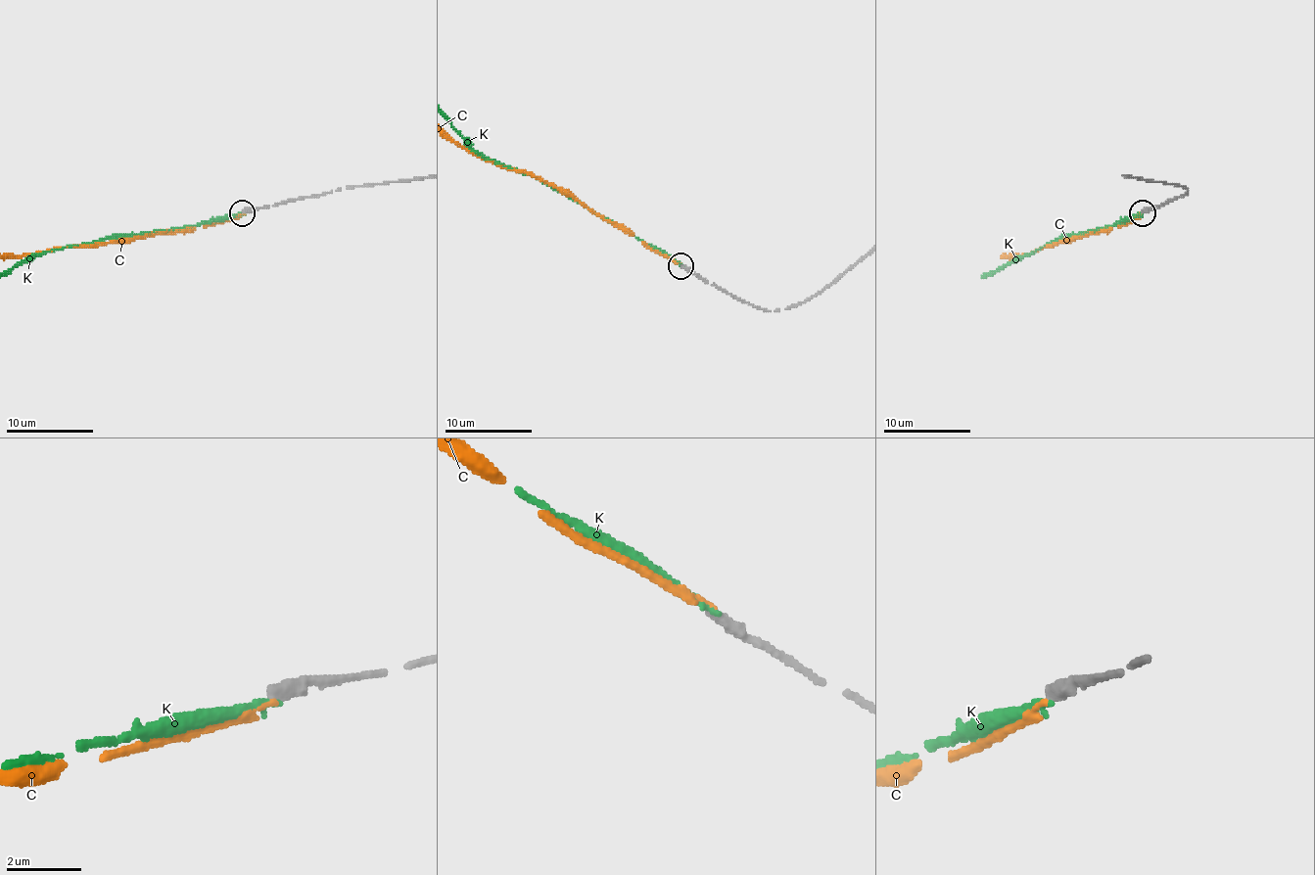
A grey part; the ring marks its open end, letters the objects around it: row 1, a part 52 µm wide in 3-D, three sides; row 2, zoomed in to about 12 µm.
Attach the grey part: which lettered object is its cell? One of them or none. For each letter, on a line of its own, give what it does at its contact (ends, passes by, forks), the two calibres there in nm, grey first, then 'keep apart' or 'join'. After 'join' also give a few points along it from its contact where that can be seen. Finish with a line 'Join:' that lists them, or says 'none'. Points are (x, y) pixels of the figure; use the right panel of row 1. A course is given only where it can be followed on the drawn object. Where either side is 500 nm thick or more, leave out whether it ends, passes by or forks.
C: it ends; calibres 400 and 130 nm; keep apart
K: it ends; calibres 400 and 140 nm; keep apart
Join: none

